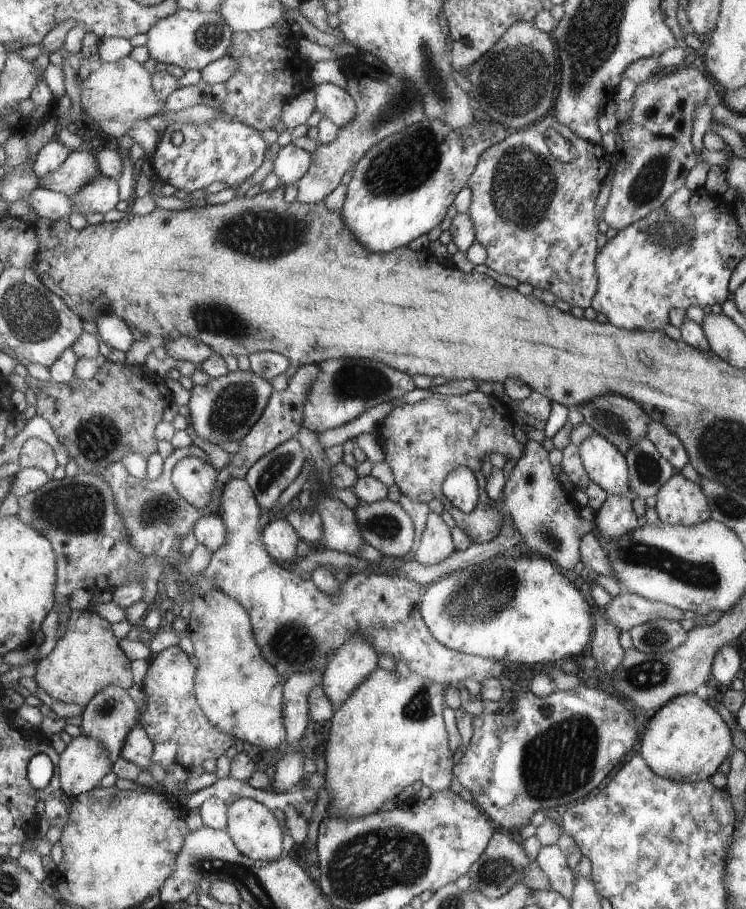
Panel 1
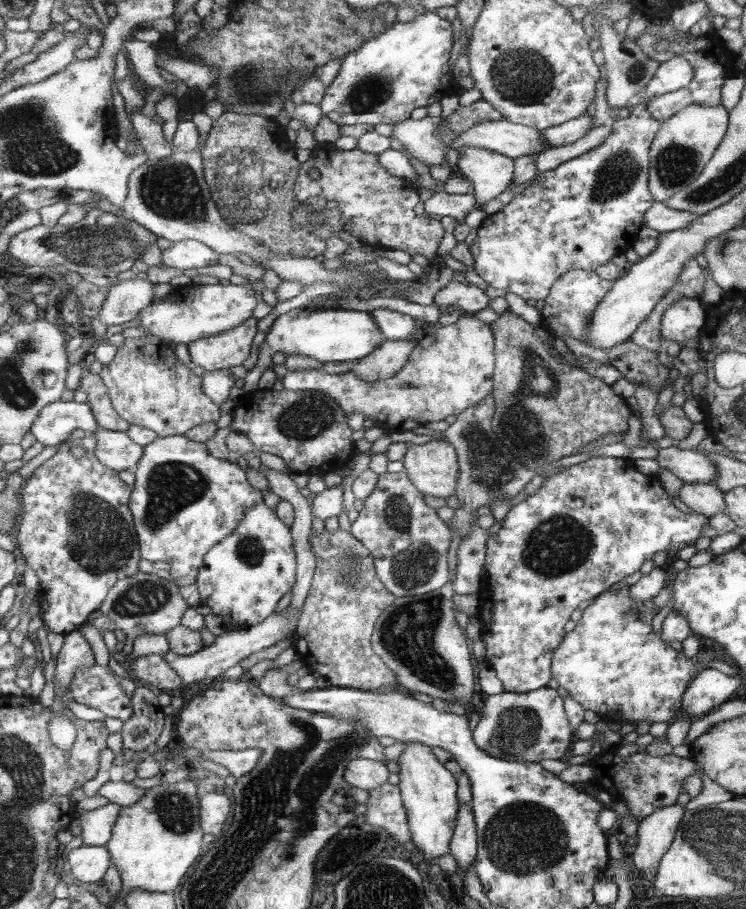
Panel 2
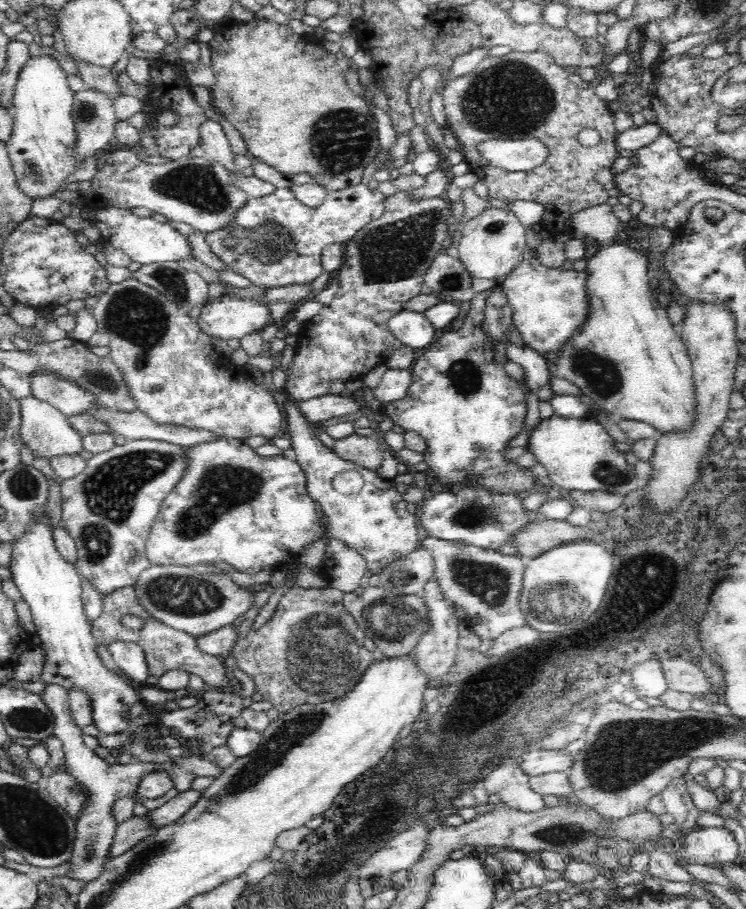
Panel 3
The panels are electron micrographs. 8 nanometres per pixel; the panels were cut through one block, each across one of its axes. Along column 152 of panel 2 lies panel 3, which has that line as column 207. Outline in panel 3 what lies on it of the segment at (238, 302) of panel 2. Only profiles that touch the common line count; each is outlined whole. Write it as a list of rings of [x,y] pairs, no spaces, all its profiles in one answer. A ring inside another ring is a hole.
[[[228,293],[202,306],[197,318],[197,323],[208,336],[225,341],[240,340],[247,334],[262,331],[270,322],[270,311],[259,298],[242,300]]]

